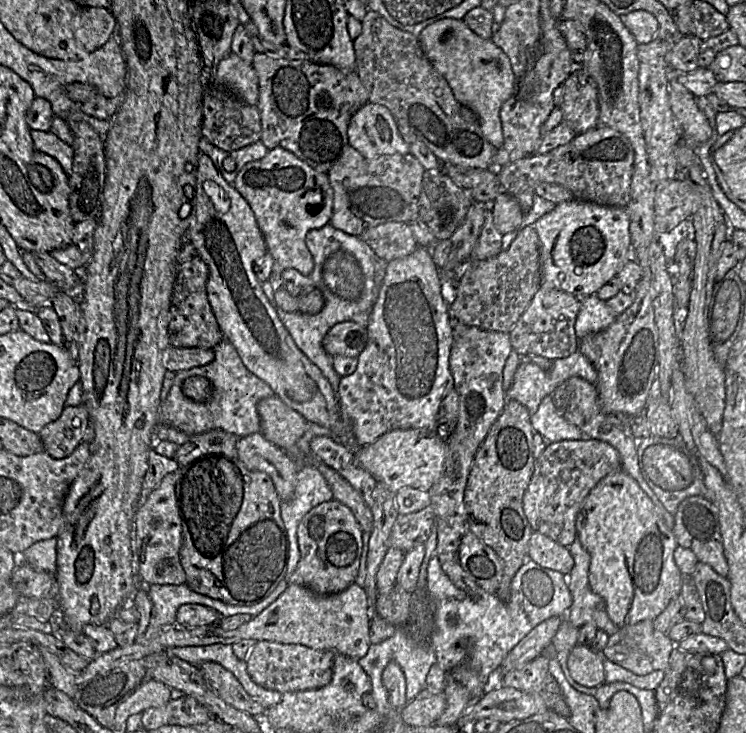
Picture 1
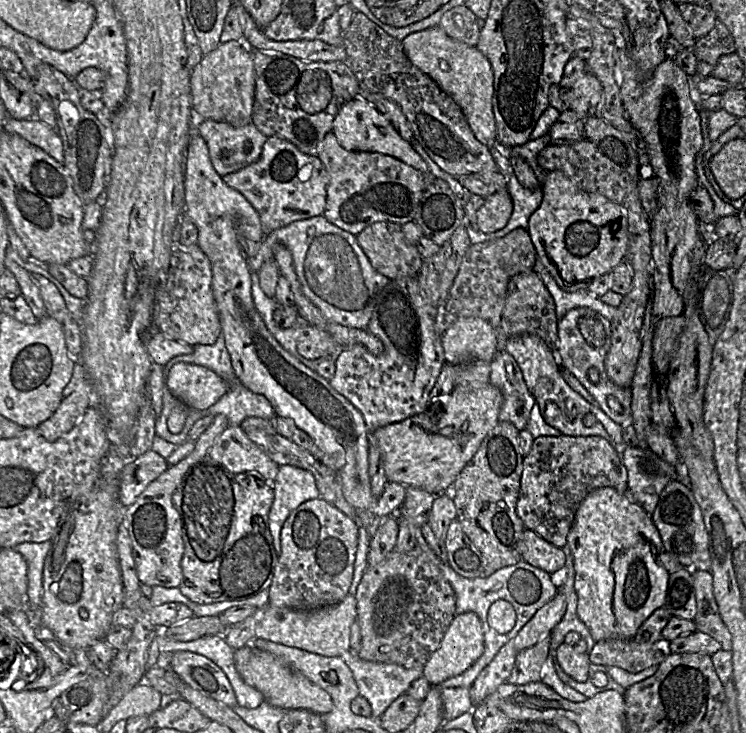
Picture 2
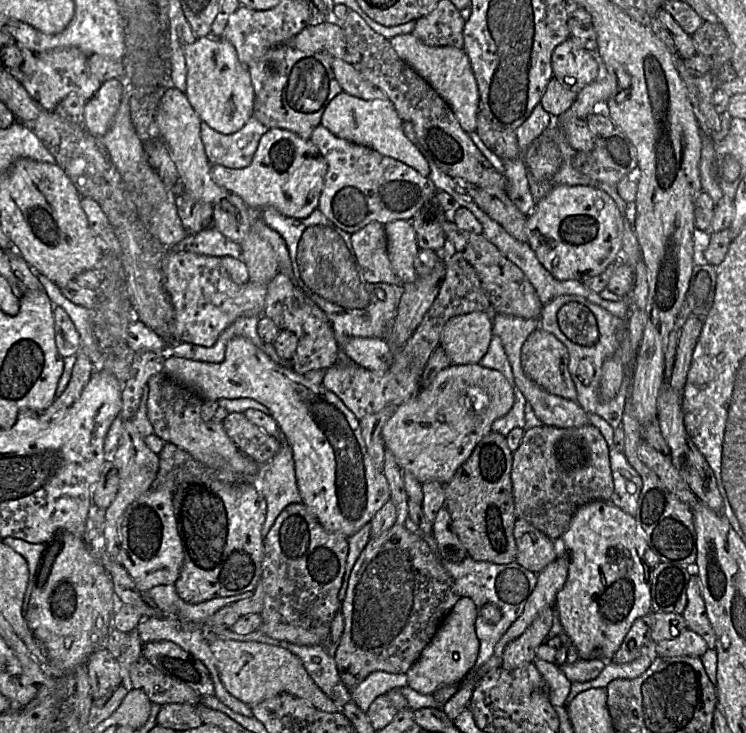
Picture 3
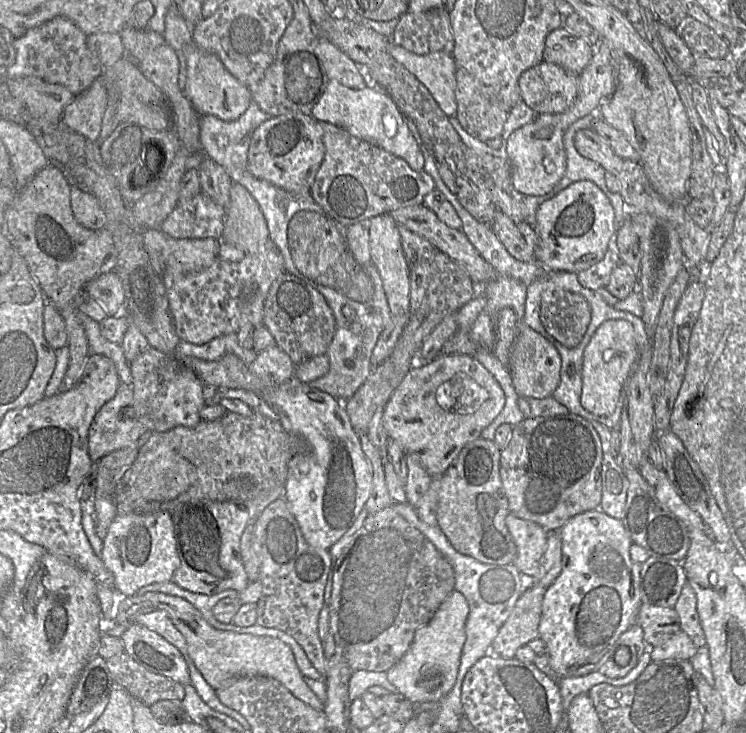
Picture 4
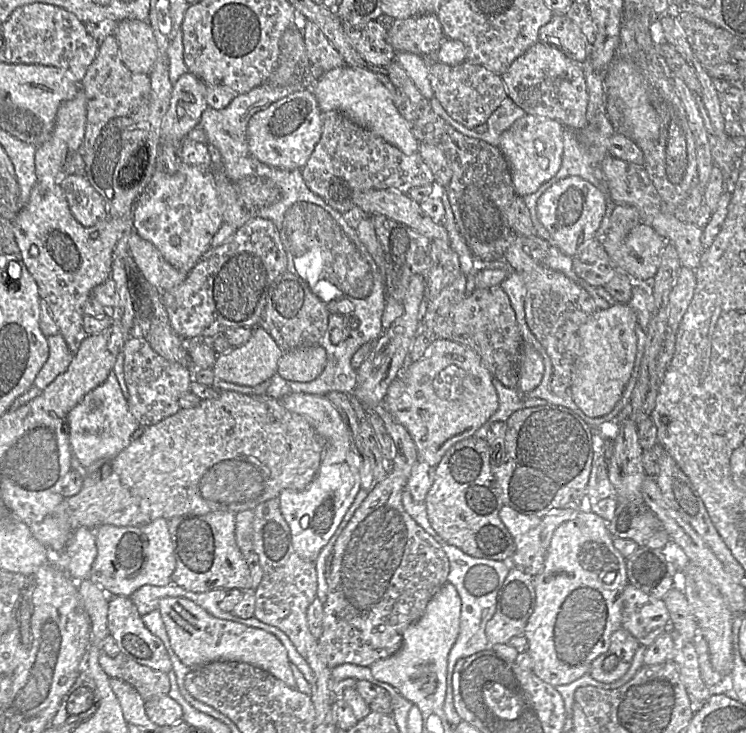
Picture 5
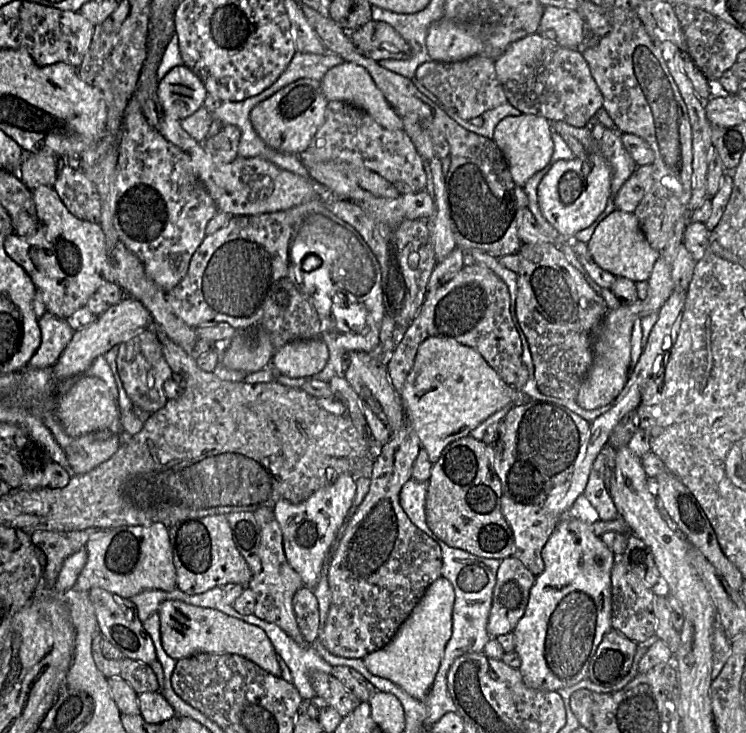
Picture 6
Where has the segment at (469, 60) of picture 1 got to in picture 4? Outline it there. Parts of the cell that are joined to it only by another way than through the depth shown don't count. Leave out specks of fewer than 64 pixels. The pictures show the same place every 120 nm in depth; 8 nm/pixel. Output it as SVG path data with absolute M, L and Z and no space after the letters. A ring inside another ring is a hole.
M390 43L389 53L429 90L448 117L455 116L457 66L451 54L433 52L417 55L392 43Z

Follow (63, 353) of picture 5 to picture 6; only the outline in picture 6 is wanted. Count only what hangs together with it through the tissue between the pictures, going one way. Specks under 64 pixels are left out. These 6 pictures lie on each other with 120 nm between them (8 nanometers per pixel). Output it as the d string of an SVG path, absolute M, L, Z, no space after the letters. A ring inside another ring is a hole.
M46 311L38 318L41 344L29 364L31 367L48 368L55 365L72 339L72 329L65 319Z

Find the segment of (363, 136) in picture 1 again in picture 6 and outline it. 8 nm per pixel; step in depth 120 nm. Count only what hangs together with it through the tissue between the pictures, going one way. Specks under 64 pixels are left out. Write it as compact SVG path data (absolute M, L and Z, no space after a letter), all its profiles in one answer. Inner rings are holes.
M344 62L330 69L320 82L328 102L342 101L349 103L367 112L379 125L386 129L403 129L402 117L392 108L365 68L354 63Z

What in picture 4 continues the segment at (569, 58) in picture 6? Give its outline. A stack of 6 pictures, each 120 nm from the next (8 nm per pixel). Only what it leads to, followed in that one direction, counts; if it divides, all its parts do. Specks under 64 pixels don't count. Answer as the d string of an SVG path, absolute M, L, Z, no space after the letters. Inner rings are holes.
M542 61L519 77L521 100L537 114L563 113L577 97L578 79L559 65Z

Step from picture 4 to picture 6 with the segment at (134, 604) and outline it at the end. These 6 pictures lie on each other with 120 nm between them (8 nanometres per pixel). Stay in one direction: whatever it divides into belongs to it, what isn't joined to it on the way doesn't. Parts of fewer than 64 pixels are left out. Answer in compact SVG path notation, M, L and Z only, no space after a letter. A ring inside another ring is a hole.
M179 600L162 602L158 613L162 647L173 659L179 660L198 653L236 654L254 662L270 674L281 677L278 654L261 628L217 609L199 607Z

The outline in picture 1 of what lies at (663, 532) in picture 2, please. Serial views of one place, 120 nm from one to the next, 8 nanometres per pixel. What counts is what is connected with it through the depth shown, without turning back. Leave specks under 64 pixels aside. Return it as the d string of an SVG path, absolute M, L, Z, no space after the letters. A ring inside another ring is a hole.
M690 496L680 502L672 516L672 531L678 546L692 550L699 562L708 564L718 574L727 577L729 567L724 556L717 507L703 496Z

